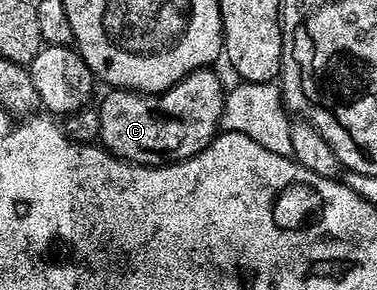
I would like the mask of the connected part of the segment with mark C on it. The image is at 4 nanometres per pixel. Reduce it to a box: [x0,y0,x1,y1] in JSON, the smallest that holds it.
[96,68,226,166]

